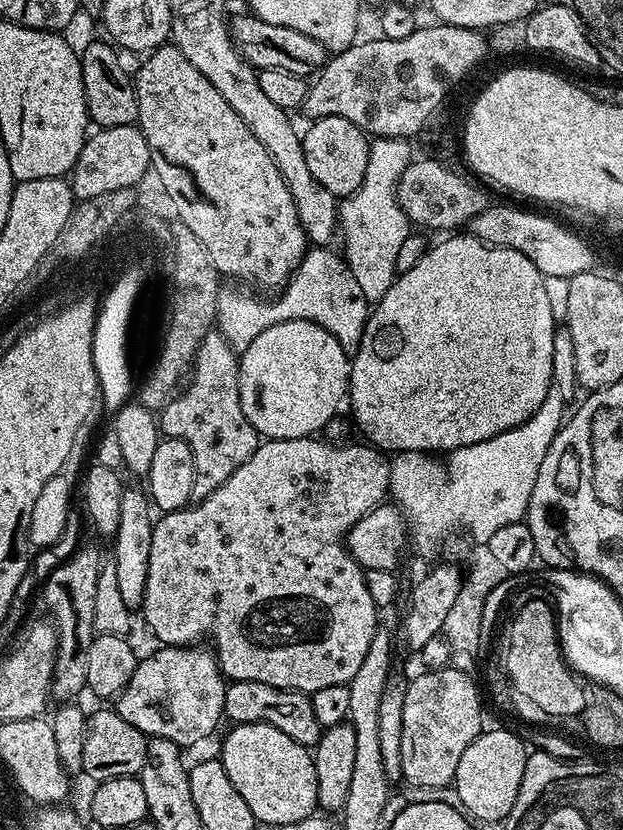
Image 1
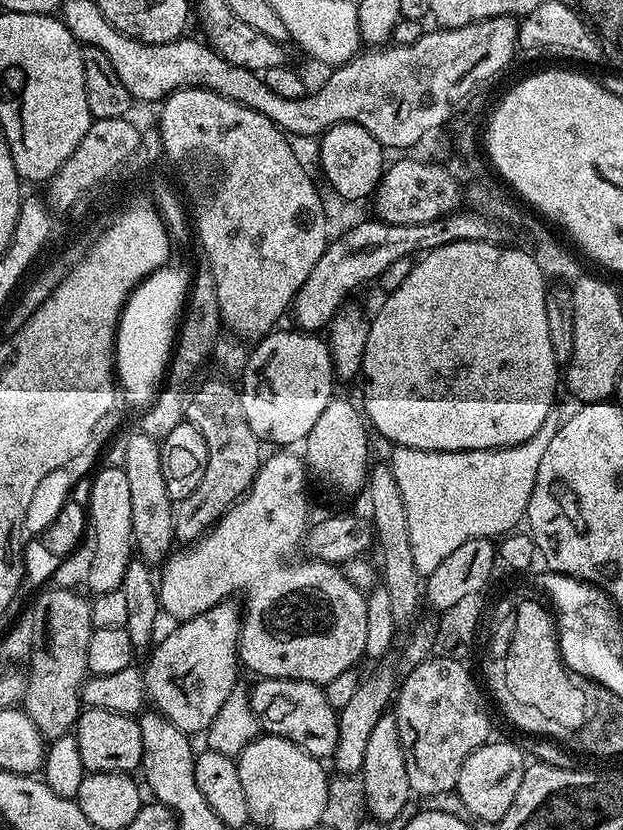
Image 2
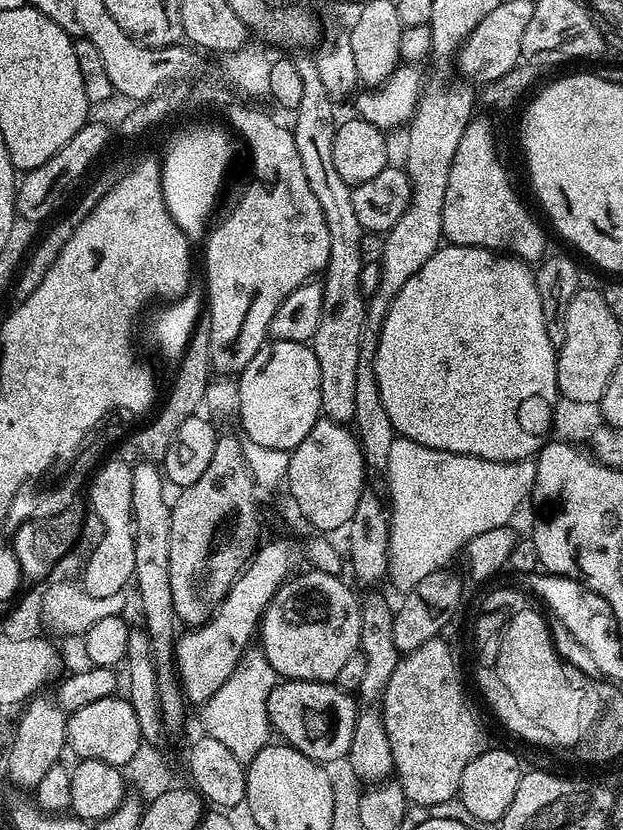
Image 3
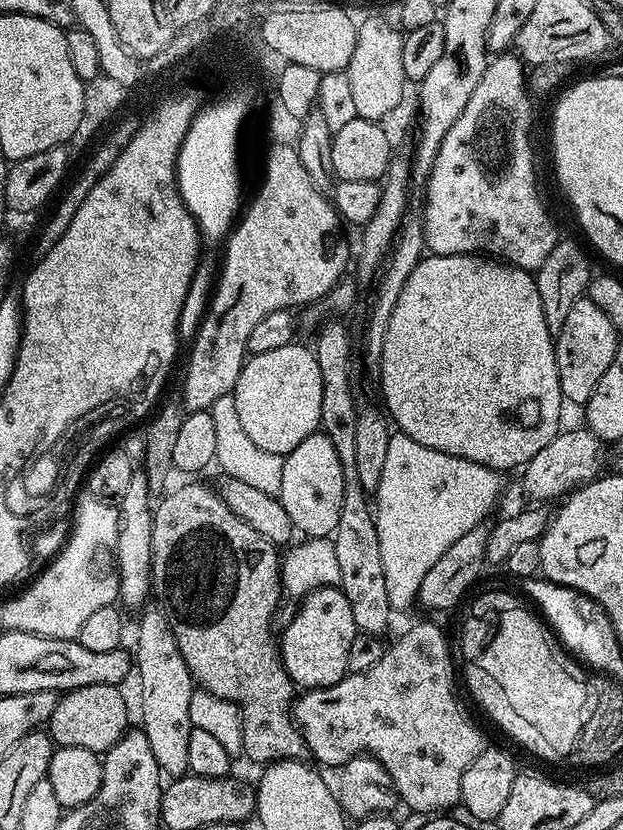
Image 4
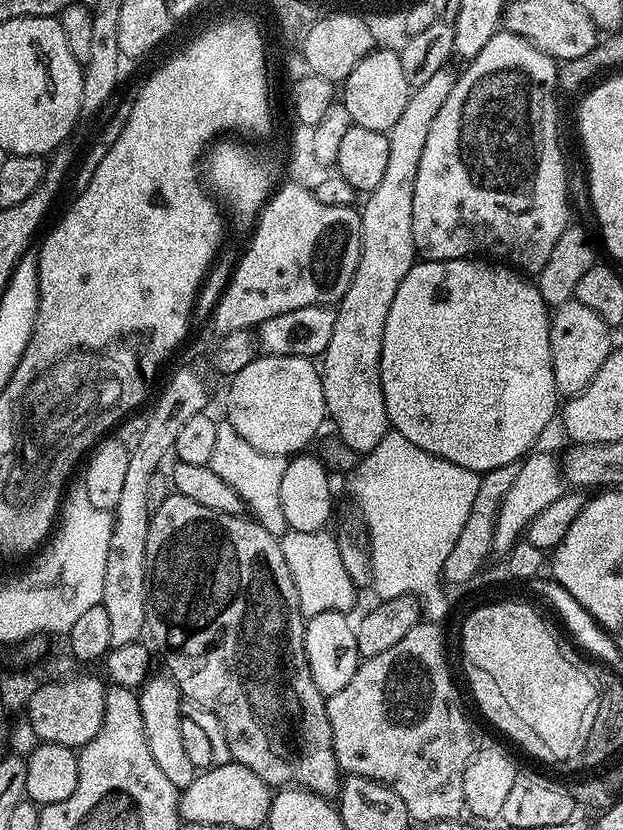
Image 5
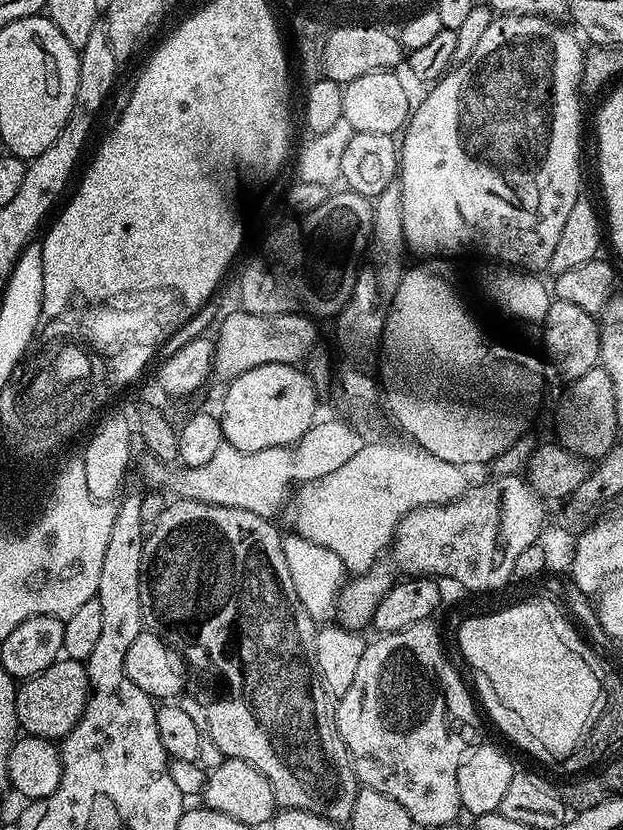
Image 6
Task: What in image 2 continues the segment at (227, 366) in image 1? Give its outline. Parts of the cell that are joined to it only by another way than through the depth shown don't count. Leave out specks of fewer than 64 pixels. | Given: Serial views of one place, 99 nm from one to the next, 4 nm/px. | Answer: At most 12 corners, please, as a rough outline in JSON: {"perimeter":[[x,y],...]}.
{"perimeter":[[197,387],[186,413],[206,474],[175,505],[174,536],[199,540],[248,491],[262,441],[239,391]]}

